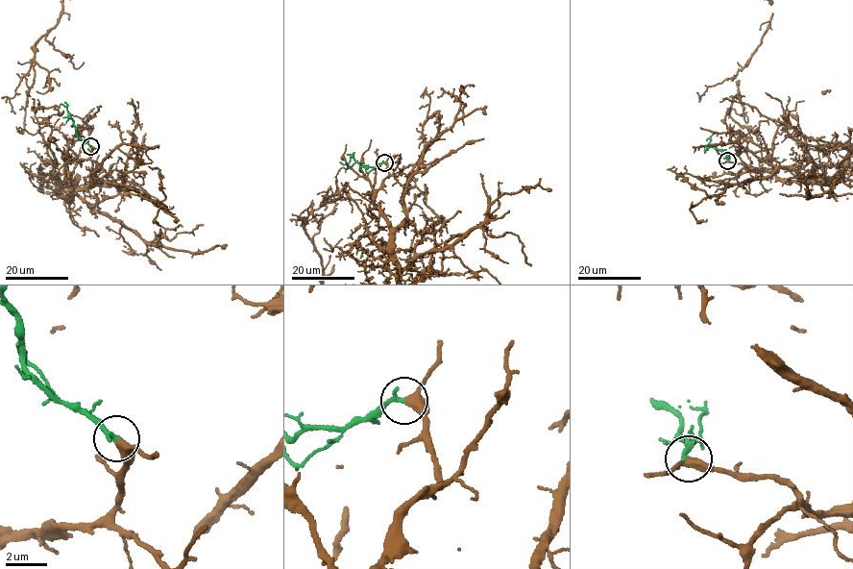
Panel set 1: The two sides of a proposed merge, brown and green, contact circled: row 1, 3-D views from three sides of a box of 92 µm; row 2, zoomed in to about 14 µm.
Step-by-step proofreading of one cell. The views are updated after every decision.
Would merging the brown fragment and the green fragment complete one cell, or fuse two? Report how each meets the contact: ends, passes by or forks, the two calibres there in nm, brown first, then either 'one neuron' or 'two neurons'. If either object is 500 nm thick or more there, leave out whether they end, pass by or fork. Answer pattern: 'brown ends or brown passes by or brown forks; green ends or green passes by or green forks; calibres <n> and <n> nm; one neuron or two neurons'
brown passes by; green ends; calibres 360 and 260 nm; one neuron

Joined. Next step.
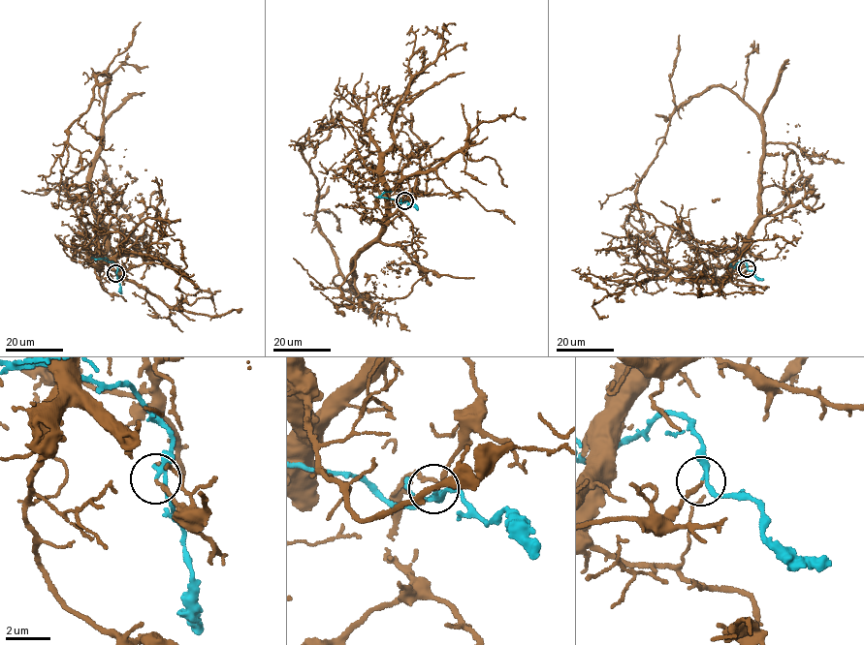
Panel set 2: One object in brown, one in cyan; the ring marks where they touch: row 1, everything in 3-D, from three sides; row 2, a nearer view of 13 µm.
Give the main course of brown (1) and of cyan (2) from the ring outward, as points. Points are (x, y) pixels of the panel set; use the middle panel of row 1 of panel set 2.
1: (404, 200), (405, 178), (349, 284), (314, 218), (310, 141)
2: (404, 200), (398, 201), (381, 196), (391, 191)

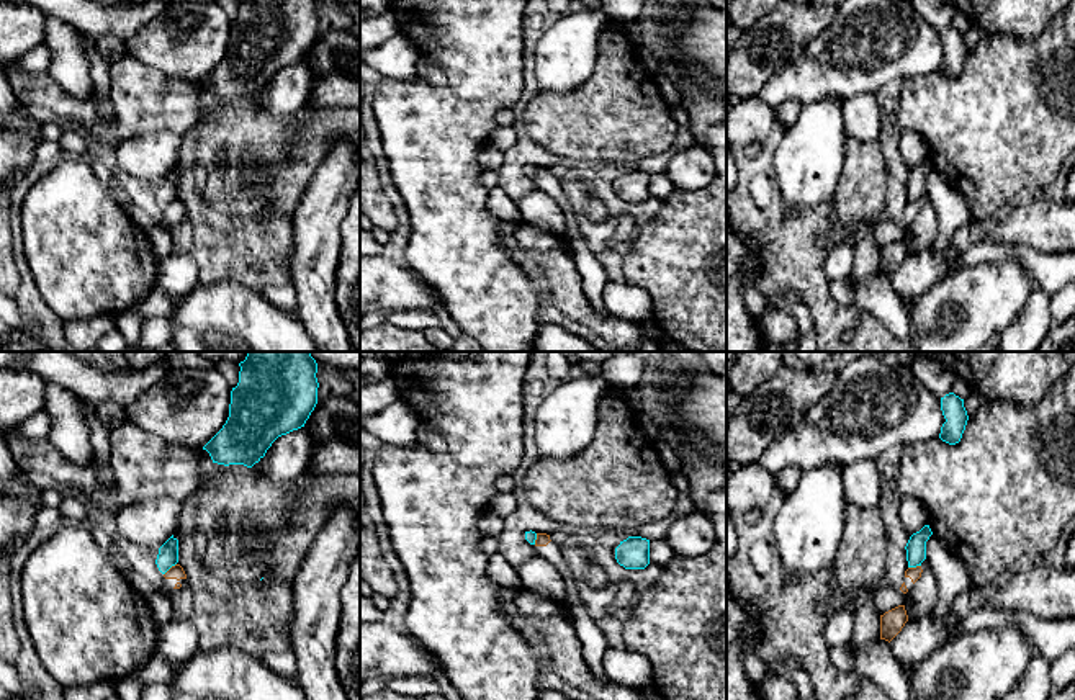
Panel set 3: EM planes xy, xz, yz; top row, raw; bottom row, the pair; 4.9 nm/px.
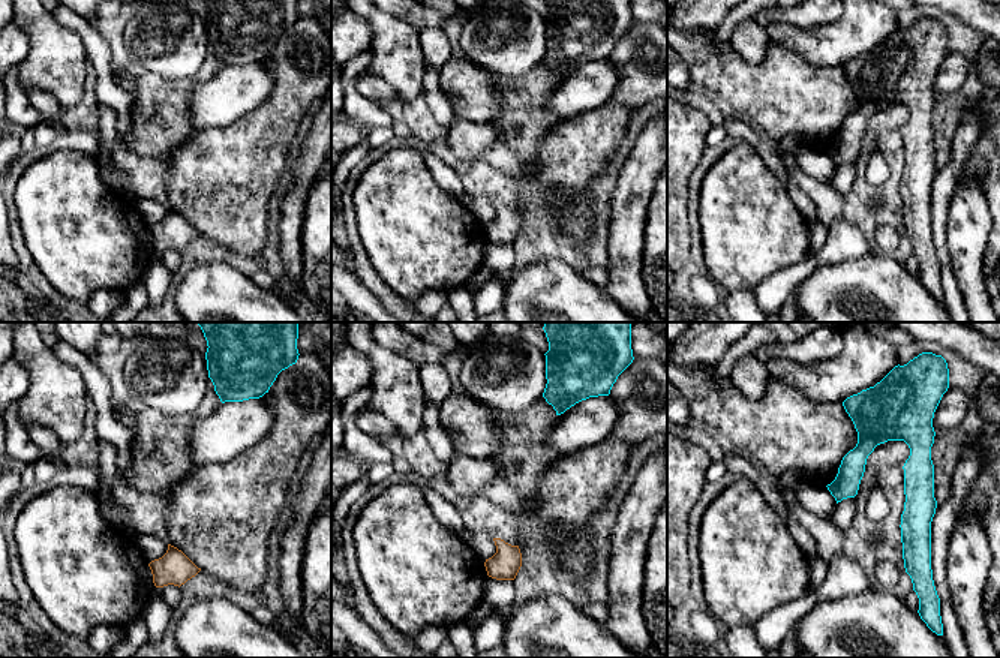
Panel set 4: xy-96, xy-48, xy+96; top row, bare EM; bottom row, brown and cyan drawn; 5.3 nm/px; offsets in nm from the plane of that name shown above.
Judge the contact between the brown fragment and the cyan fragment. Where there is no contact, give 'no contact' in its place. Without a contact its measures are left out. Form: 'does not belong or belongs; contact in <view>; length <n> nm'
does not belong; contact in xy; length 90 nm

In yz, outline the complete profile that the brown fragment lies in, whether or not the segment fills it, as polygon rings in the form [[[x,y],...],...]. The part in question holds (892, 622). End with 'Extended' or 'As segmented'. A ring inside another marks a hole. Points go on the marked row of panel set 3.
[[[898,605],[880,615],[880,639],[892,641],[908,621],[905,605]]]. As segmented

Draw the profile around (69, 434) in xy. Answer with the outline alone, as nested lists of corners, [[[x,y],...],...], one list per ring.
[[[47,383],[44,409],[51,419],[46,440],[70,463],[83,466],[93,461],[83,401],[72,391]]]

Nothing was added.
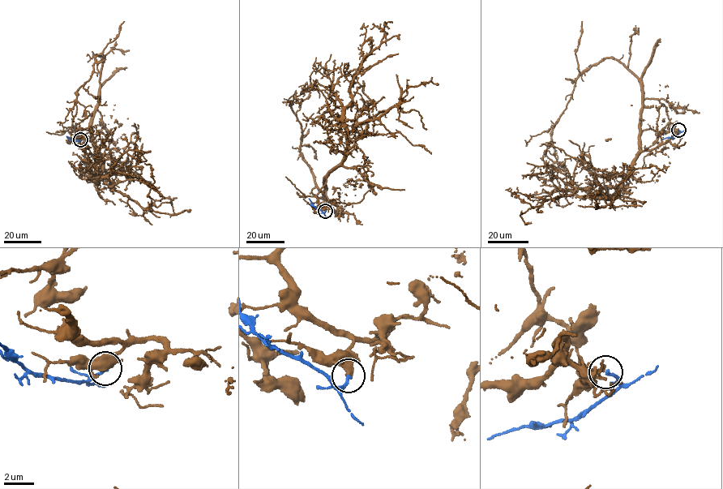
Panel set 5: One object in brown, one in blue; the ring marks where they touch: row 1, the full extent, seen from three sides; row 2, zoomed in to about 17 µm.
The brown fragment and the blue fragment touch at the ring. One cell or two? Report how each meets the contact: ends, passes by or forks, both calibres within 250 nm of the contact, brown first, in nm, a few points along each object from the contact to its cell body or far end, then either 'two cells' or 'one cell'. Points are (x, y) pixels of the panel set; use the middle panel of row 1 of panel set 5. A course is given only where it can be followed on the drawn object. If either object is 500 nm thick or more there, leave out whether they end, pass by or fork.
brown ends | blue ends | 460/200 nm | brown via (325, 211), (316, 195), (326, 178), (322, 193), (299, 150), (295, 92), (297, 100) | blue via (325, 212), (315, 208), (309, 198) | one cell

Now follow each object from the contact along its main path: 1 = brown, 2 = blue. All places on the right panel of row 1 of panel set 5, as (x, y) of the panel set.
1: (678, 130), (641, 130), (642, 84), (604, 58), (575, 79), (552, 130), (545, 154), (565, 169), (564, 183)
2: (678, 130), (679, 132), (673, 136), (661, 139)

